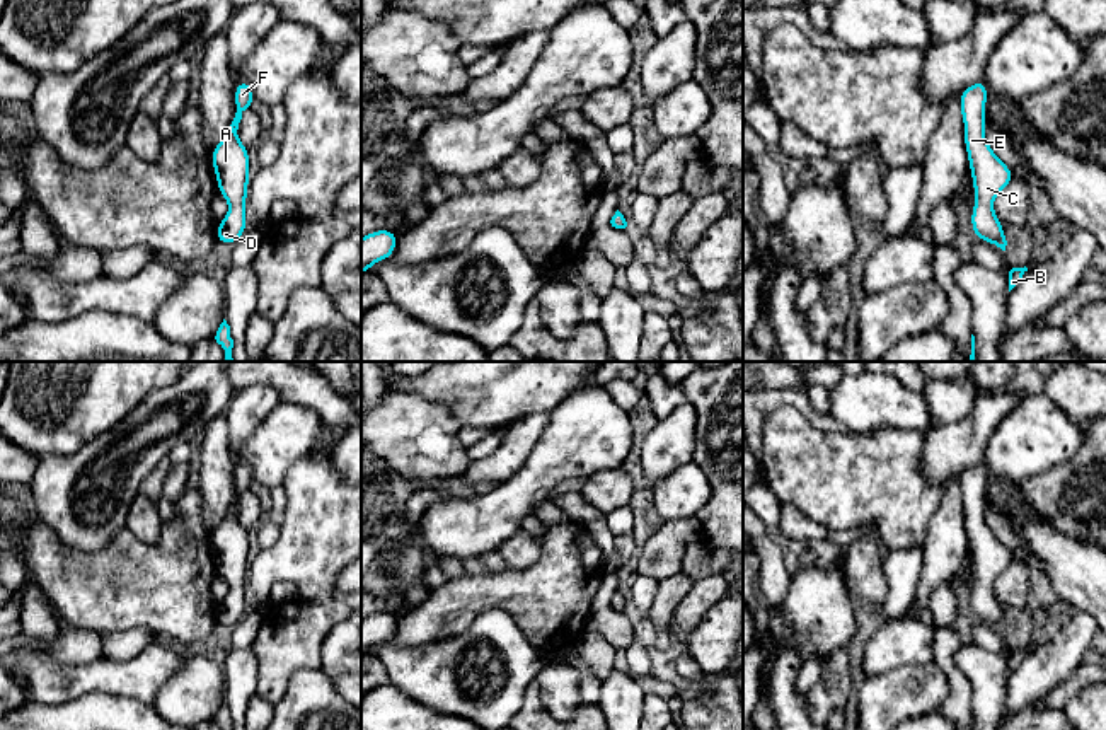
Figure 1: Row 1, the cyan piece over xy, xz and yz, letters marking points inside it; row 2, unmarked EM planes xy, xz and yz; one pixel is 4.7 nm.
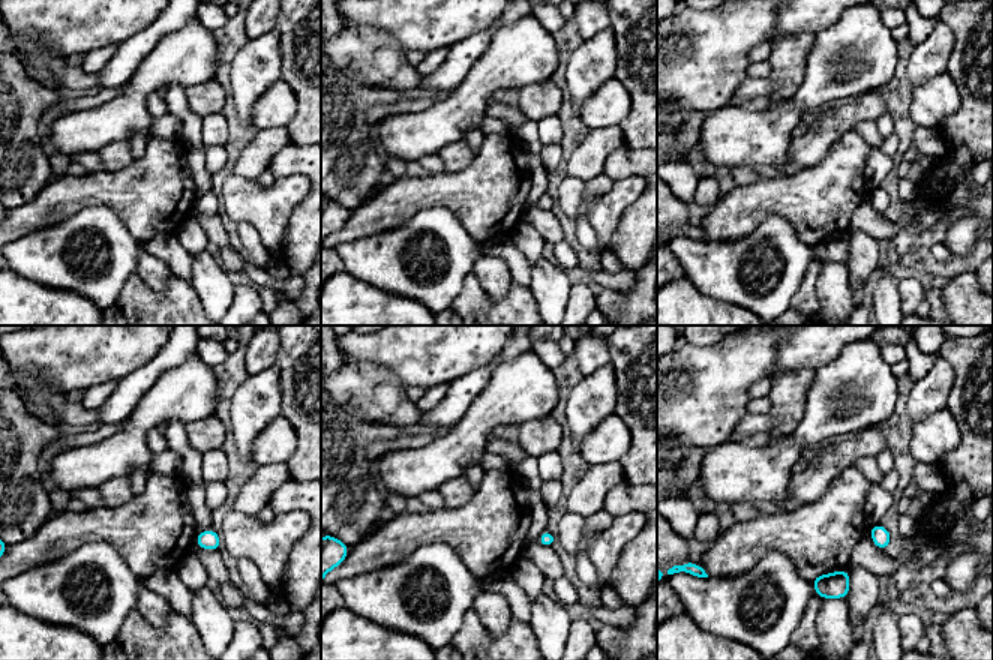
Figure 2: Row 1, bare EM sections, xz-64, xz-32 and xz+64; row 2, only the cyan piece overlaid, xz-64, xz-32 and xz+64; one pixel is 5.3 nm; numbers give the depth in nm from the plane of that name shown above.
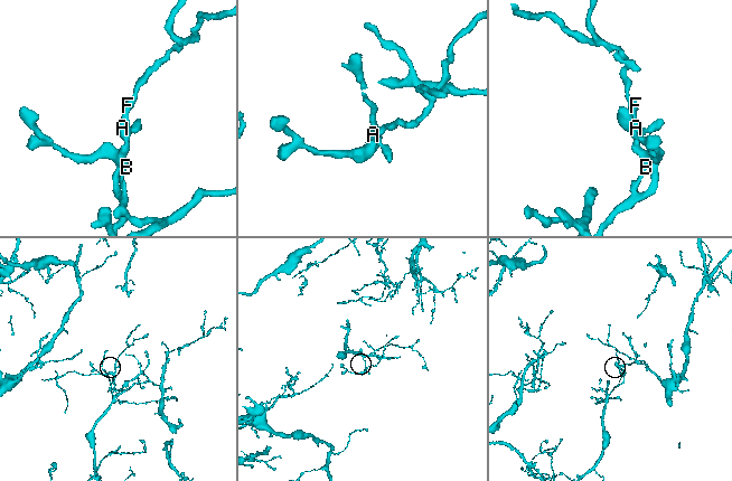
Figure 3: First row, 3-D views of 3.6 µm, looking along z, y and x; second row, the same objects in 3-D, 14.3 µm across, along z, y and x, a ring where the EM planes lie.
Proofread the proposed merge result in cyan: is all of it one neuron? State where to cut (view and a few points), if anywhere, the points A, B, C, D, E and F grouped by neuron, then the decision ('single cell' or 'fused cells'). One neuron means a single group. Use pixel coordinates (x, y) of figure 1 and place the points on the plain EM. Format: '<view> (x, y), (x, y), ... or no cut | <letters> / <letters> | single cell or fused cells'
no cut | A B C D E F | single cell

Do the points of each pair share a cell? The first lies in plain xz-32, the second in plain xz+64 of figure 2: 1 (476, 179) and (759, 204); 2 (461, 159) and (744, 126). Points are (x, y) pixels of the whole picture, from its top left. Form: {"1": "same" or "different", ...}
{"1": "same", "2": "different"}

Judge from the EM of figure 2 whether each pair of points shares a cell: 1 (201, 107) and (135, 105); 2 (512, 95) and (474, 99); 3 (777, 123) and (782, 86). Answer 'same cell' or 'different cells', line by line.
1: different cells
2: different cells
3: different cells

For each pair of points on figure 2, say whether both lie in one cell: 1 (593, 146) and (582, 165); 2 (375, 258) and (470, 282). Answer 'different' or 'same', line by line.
1: same
2: different

